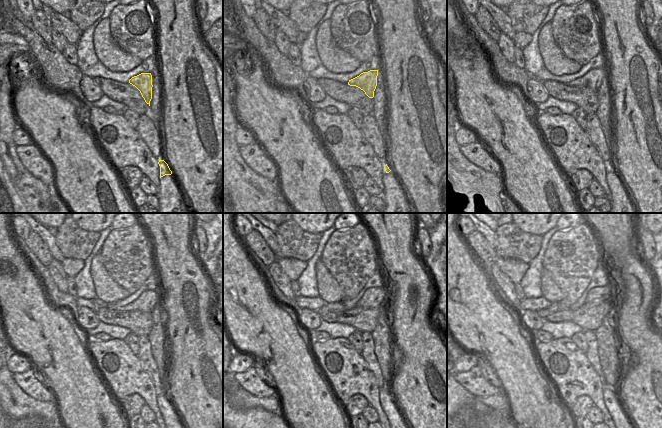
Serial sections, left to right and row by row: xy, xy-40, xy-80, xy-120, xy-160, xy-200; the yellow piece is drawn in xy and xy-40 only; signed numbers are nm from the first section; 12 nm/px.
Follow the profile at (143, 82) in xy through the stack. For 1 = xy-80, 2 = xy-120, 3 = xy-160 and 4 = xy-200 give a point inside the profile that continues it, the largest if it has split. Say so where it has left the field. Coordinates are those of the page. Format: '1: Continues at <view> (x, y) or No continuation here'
1: Continues at xy-80 (593, 79)
2: Continues at xy-120 (146, 302)
3: Continues at xy-160 (374, 297)
4: Continues at xy-200 (602, 293).

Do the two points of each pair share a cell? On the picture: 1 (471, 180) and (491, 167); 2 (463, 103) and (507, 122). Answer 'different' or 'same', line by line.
1: different
2: same

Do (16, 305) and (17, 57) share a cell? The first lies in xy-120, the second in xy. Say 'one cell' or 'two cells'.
two cells

